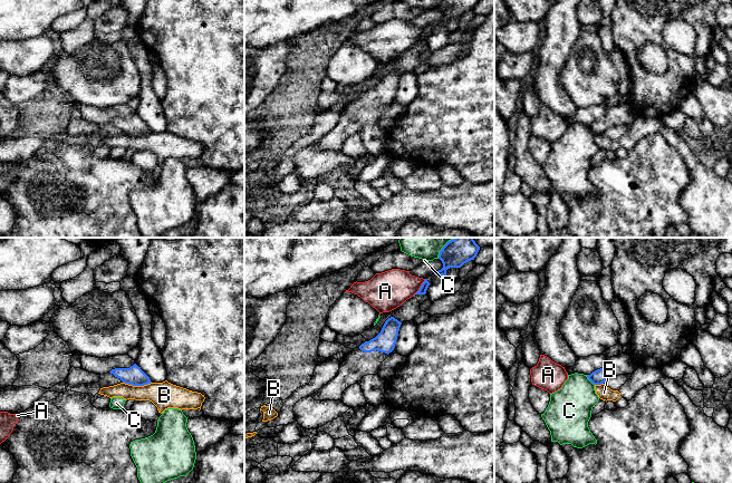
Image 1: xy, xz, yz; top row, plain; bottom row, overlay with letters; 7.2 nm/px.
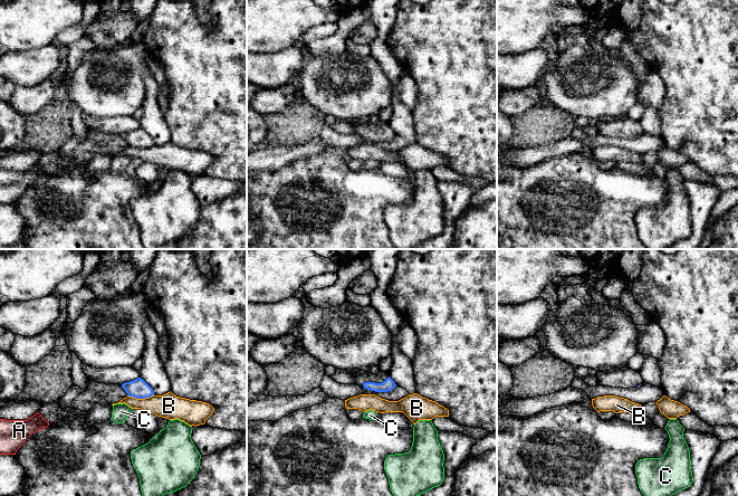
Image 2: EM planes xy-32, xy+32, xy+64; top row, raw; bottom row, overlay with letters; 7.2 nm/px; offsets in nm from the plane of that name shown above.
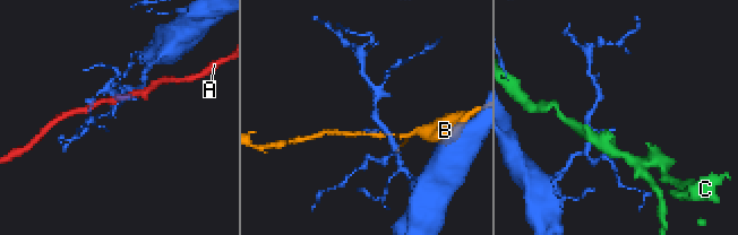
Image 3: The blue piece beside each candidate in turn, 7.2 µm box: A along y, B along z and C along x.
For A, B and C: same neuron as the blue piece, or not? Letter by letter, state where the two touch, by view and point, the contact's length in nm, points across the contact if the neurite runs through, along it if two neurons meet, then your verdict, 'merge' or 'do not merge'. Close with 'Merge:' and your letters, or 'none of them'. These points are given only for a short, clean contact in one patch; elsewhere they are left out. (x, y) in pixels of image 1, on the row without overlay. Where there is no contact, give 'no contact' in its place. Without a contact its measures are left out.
A: contact xz (421, 37); length 150 nm; do not merge
B: contact xy (137, 135); length 200 nm; border xy (123, 132), (129, 135), (146, 135), (151, 133); do not merge
C: contact yz (589, 129); length 100 nm; do not merge
Merge: none of them

